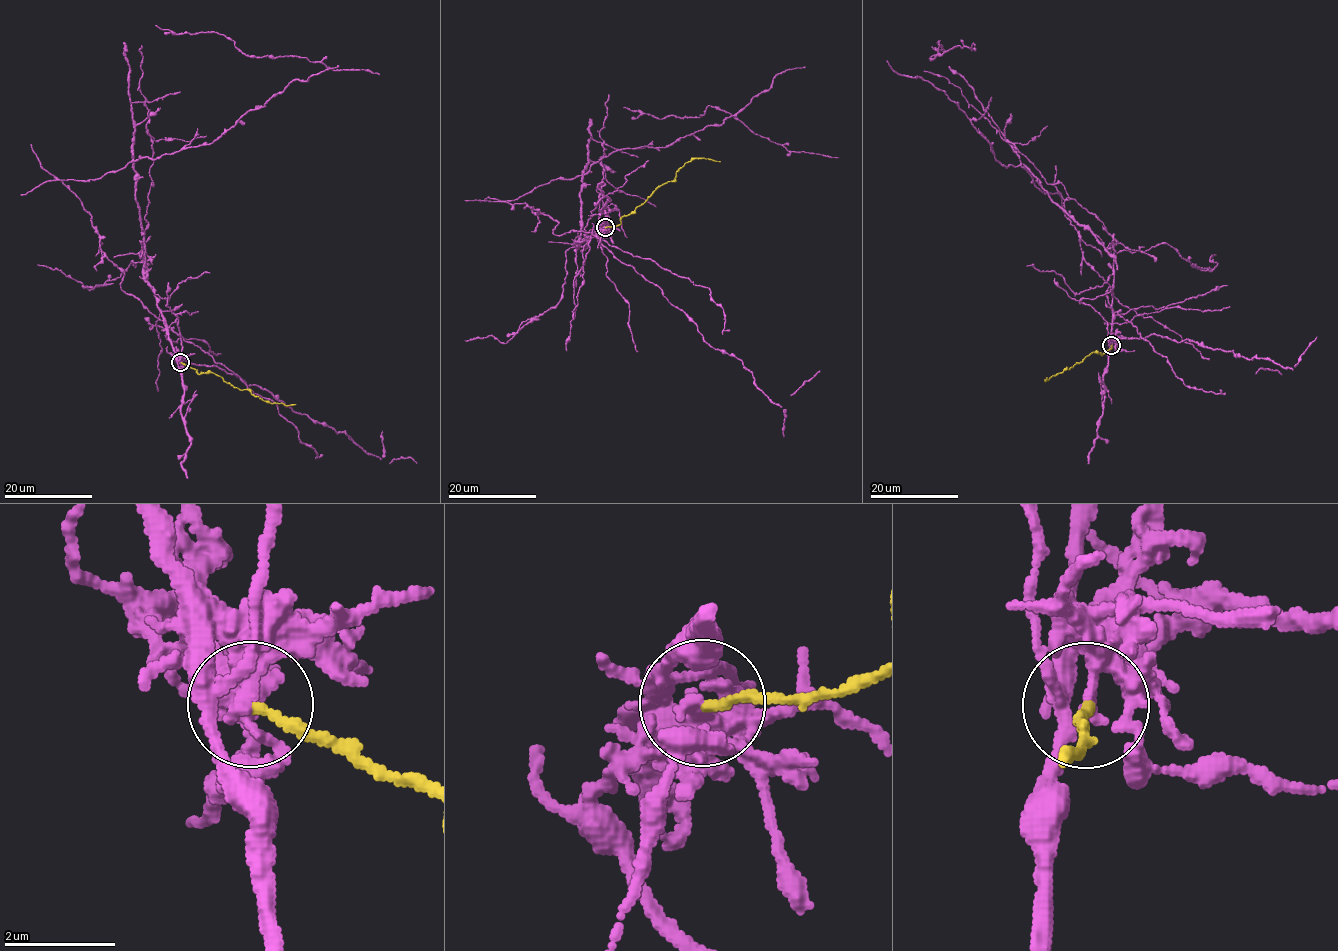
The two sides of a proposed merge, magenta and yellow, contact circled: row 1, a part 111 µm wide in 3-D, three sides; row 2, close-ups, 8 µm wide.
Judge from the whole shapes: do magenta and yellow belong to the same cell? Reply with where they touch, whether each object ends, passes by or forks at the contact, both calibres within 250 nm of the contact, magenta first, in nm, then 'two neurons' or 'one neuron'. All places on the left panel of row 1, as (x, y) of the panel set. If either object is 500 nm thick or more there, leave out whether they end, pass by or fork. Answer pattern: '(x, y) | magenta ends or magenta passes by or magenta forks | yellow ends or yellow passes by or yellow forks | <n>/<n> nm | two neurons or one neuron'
(180, 362) | magenta ends | yellow ends | 320/160 nm | two neurons

